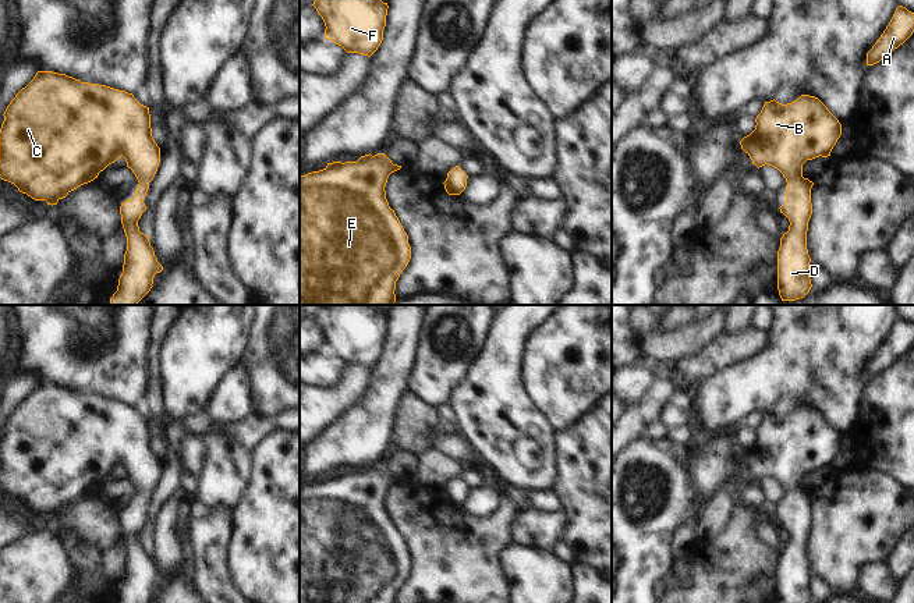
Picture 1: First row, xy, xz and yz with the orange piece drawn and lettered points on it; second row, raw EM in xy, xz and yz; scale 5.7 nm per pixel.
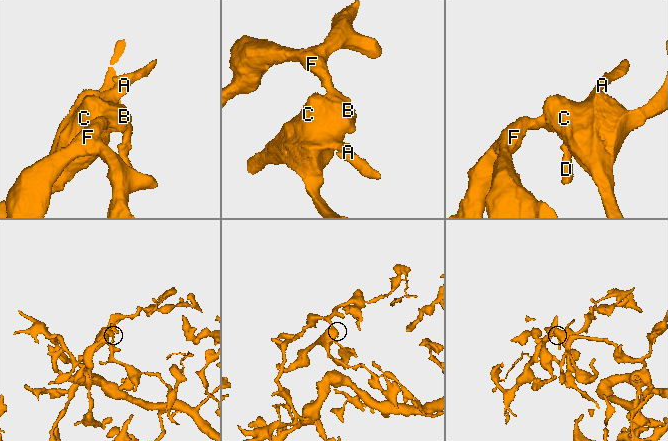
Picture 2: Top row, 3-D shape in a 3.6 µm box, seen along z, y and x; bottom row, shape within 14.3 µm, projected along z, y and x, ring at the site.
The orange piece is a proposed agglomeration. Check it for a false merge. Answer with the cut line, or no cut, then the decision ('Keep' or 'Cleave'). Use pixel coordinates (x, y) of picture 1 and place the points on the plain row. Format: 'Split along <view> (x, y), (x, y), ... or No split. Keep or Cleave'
No split. Keep.

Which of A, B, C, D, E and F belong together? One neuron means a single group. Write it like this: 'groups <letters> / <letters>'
groups A B C D E F

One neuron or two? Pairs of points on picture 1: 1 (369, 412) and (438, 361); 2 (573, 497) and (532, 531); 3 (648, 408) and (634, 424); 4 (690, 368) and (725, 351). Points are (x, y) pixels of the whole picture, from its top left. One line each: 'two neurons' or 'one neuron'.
1: two neurons
2: two neurons
3: one neuron
4: one neuron

